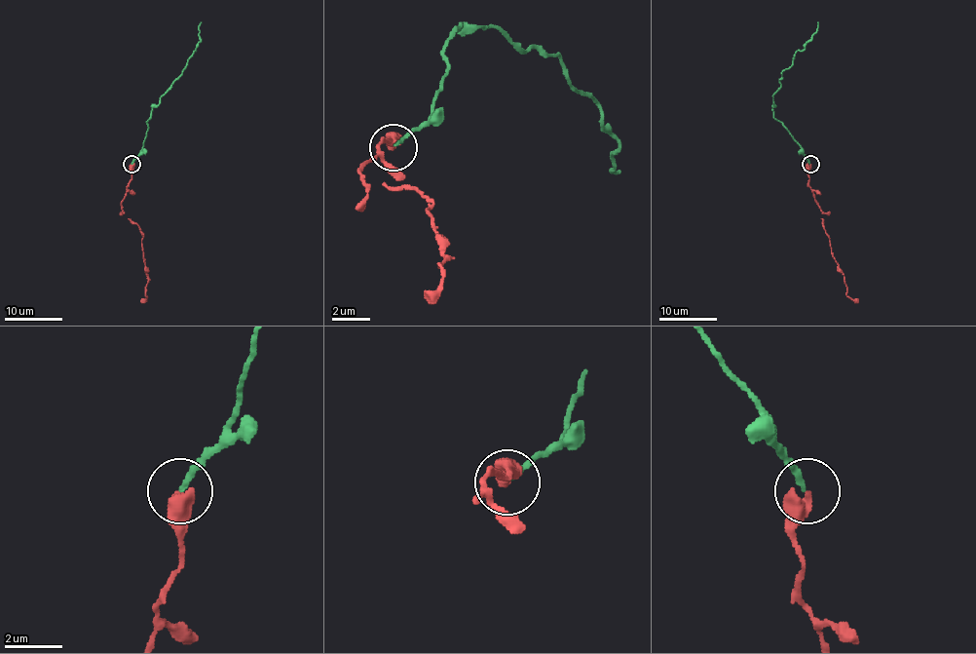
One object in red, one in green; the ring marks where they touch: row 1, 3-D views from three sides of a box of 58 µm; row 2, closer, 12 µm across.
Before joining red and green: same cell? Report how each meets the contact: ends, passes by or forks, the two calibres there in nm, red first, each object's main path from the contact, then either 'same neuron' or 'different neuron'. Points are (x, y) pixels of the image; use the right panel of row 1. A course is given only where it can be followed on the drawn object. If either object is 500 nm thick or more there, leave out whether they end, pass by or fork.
500/180 nm | red via (809, 164), (808, 186), (829, 236), (832, 255), (844, 276), (846, 294), (858, 303) | green via (809, 164), (773, 117), (771, 106), (782, 73), (817, 29), (817, 22) | same neuron

